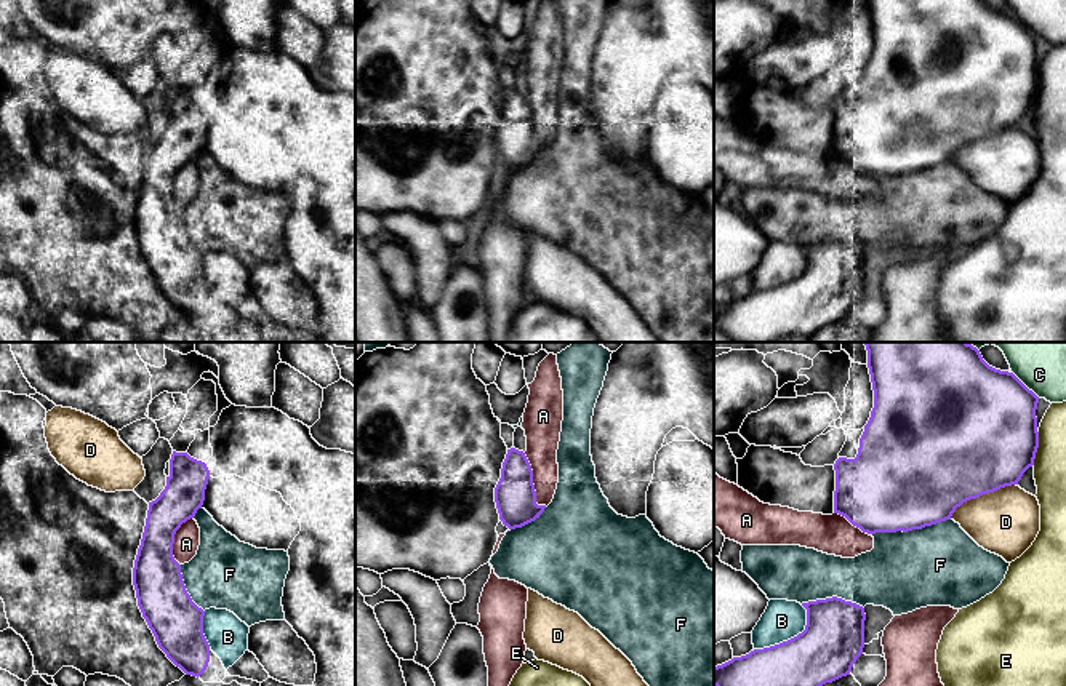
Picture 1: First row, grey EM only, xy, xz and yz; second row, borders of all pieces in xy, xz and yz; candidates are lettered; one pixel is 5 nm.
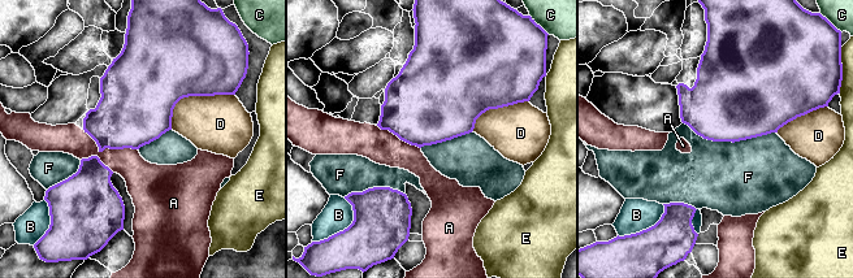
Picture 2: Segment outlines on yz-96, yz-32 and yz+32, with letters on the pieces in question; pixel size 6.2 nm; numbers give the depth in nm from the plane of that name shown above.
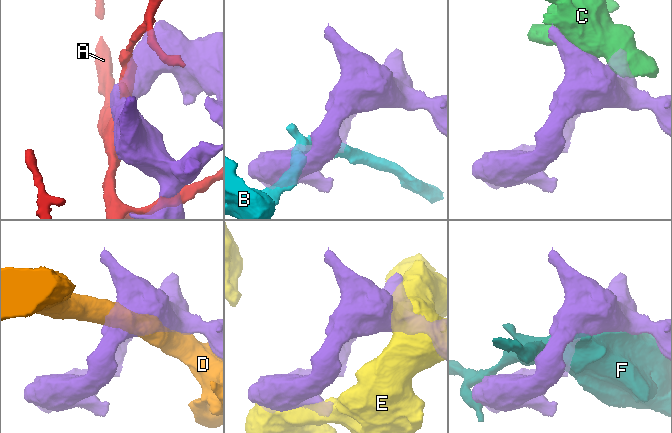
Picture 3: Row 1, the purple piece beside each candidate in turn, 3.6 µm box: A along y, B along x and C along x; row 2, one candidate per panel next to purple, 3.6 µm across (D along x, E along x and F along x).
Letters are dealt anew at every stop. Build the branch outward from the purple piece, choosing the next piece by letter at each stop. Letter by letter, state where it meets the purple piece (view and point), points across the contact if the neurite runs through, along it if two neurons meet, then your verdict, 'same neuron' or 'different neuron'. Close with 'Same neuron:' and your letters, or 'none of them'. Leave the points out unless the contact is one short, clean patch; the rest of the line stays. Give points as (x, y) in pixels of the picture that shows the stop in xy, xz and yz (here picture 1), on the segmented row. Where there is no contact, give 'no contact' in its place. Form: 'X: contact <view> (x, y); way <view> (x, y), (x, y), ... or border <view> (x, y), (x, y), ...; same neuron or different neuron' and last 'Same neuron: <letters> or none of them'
A: contact xz (532, 483); different neuron
B: contact yz (788, 640); different neuron
C: contact yz (1025, 386); different neuron
D: contact yz (980, 494); different neuron
E: contact yz (1037, 446); different neuron
F: contact yz (908, 530); different neuron
Same neuron: none of them

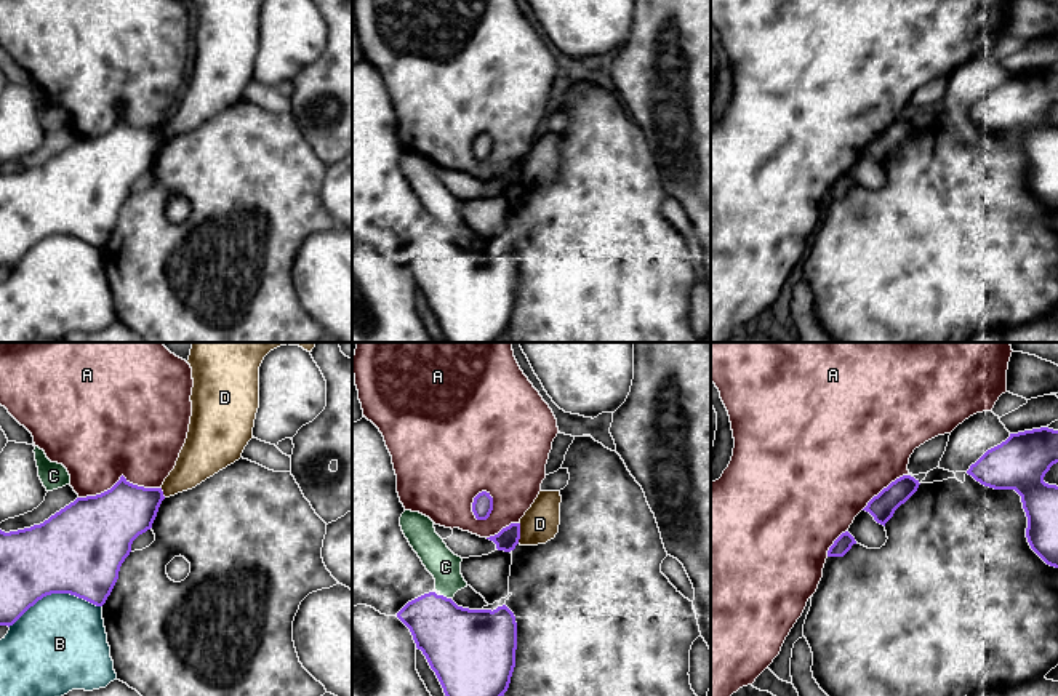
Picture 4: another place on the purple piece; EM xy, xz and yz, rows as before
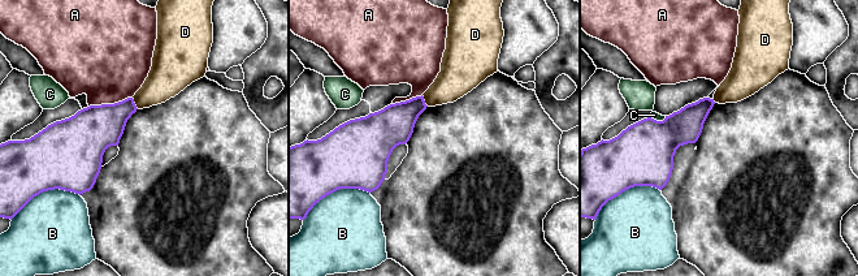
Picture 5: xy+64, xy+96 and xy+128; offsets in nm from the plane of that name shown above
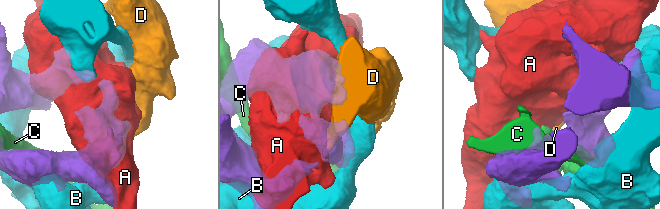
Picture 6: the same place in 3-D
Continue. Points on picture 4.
A: contact xy (120, 479); different neuron
B: contact xy (55, 592); different neuron
C: contact xz (445, 597); different neuron
D: contact xz (519, 533); border xz (519, 522), (517, 543); different neuron
Same neuron: none of them

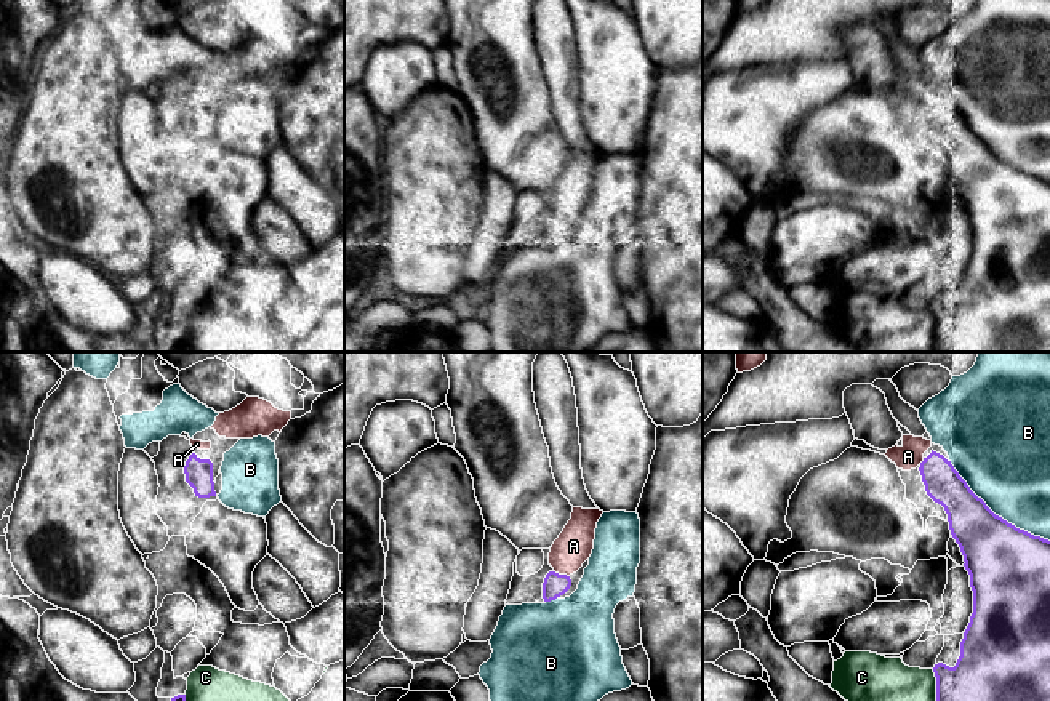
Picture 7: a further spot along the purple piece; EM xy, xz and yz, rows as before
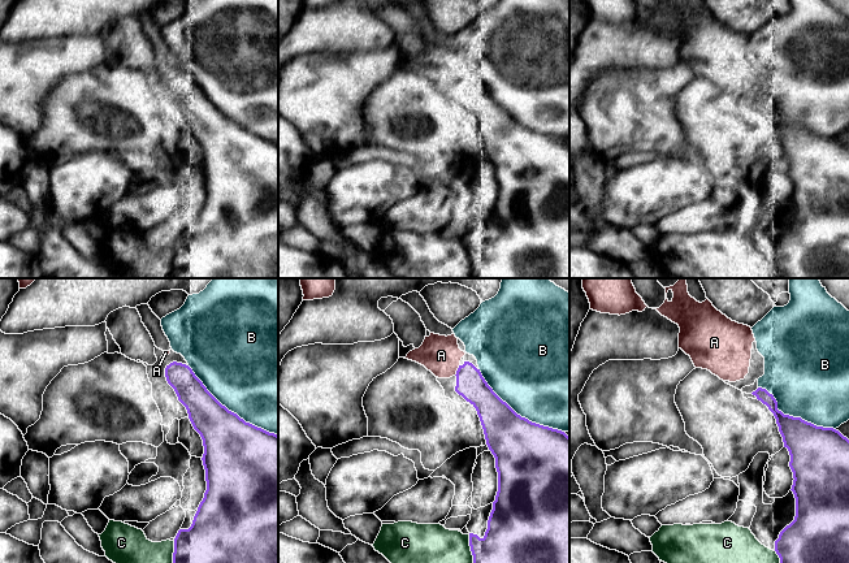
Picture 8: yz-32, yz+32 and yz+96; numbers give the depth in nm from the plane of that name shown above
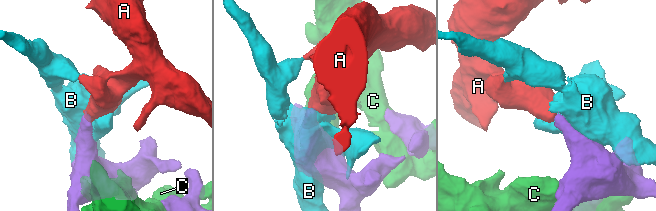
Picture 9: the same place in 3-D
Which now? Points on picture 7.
A: contact xz (562, 575); way xz (554, 584), (562, 575), (565, 557), (573, 546); same neuron
B: contact yz (994, 514); different neuron
C: contact yz (937, 685); different neuron
Same neuron: A

